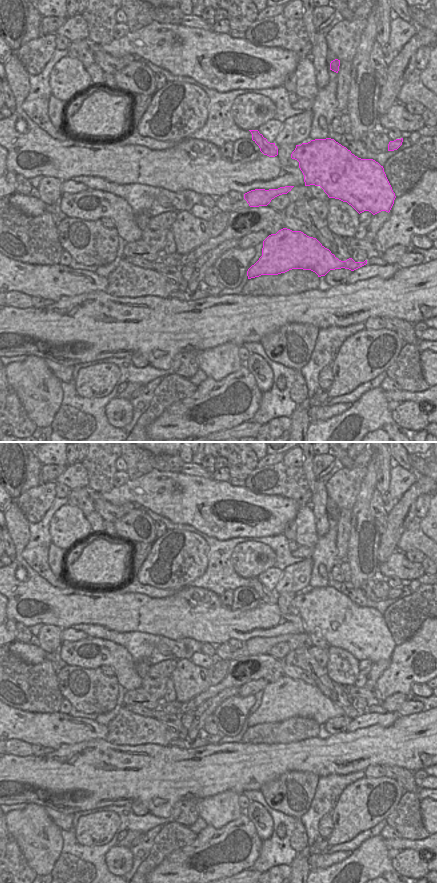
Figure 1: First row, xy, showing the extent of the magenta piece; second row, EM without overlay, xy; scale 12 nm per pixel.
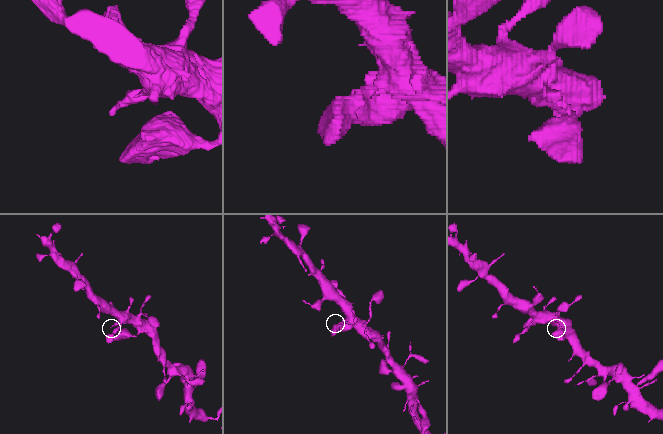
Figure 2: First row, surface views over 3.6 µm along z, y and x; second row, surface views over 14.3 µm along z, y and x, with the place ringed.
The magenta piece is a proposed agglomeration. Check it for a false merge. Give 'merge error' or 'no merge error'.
no merge error

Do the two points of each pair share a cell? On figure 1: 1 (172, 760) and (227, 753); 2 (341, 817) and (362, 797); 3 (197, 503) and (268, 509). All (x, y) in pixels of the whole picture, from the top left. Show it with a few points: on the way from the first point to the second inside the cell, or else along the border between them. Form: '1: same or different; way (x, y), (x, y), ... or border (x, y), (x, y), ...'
1: same; way (186, 761), (213, 761)
2: same; way (346, 813), (357, 802)
3: same; way (215, 501), (232, 498), (250, 503)

